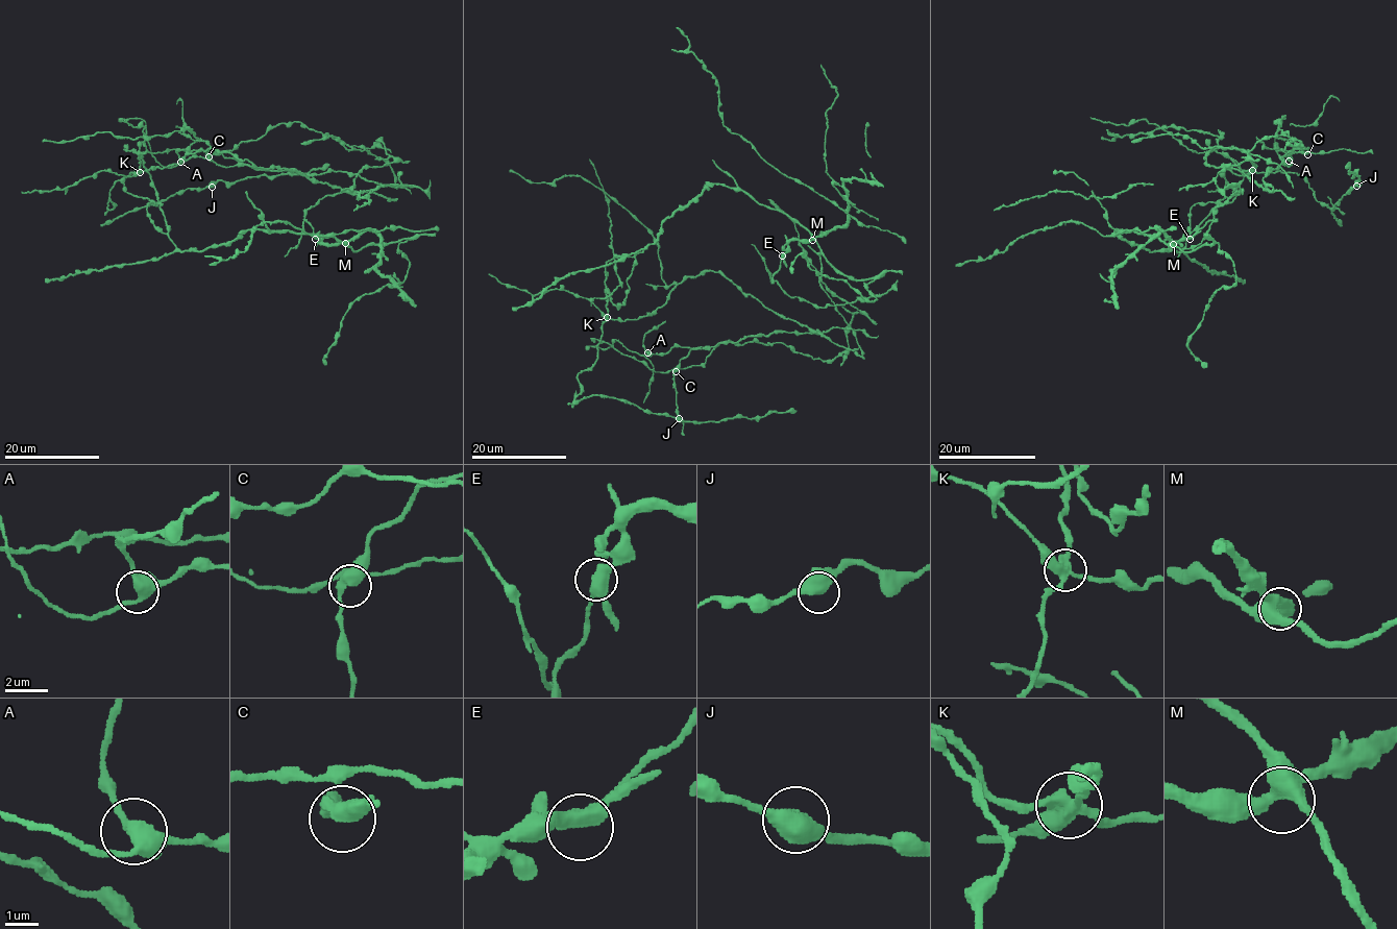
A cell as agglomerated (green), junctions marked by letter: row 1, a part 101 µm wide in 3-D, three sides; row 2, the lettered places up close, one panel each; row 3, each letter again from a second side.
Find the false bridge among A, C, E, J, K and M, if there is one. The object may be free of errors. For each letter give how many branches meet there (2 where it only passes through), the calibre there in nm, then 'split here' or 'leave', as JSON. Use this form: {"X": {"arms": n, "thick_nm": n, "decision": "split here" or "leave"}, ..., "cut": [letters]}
{"A": {"arms": 3, "thick_nm": 380, "decision": "leave"}, "C": {"arms": 3, "thick_nm": 360, "decision": "leave"}, "E": {"arms": 3, "thick_nm": 400, "decision": "leave"}, "J": {"arms": 3, "thick_nm": 420, "decision": "leave"}, "K": {"arms": 4, "thick_nm": 400, "decision": "split here"}, "M": {"arms": 4, "thick_nm": 480, "decision": "leave"}, "cut": ["K"]}

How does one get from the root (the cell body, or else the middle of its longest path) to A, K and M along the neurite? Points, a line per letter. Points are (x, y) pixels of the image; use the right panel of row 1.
A: (1210, 150), (1293, 198), (1245, 156), (1297, 145), (1280, 119), (1305, 147), (1289, 161)
K: (1210, 150), (1220, 146), (1245, 150), (1255, 166), (1252, 170)
M: (1210, 150), (1245, 150), (1255, 166), (1235, 163), (1239, 193), (1179, 251), (1148, 251), (1116, 230), (1173, 244)

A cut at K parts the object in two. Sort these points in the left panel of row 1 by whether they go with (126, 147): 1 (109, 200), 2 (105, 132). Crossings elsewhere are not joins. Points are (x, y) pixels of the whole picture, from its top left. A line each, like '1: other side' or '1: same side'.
1: other side
2: same side

